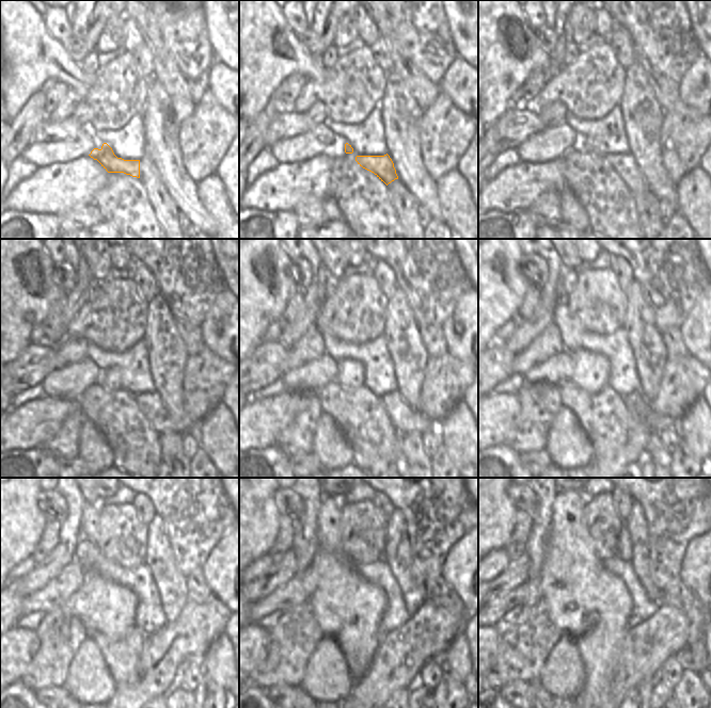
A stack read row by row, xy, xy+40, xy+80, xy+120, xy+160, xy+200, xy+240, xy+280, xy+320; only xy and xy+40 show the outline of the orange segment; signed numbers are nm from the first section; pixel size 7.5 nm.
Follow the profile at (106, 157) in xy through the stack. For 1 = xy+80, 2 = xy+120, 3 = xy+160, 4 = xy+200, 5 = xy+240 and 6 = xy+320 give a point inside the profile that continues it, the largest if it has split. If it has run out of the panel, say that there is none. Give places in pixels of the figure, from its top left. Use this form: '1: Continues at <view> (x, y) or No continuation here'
1: Continues at xy+80 (625, 165)
2: Continues at xy+120 (149, 403)
3: Continues at xy+160 (405, 419)
4: Continues at xy+200 (638, 406)
5: Continues at xy+240 (196, 659)
6: Continues at xy+320 (683, 657)

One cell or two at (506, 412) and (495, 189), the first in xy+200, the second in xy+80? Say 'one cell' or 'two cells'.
one cell

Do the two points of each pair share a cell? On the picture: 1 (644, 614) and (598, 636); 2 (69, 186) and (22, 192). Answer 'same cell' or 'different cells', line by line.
1: different cells
2: same cell

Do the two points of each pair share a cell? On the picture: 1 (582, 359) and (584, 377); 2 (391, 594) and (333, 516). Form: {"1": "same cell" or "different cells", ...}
{"1": "same cell", "2": "different cells"}

